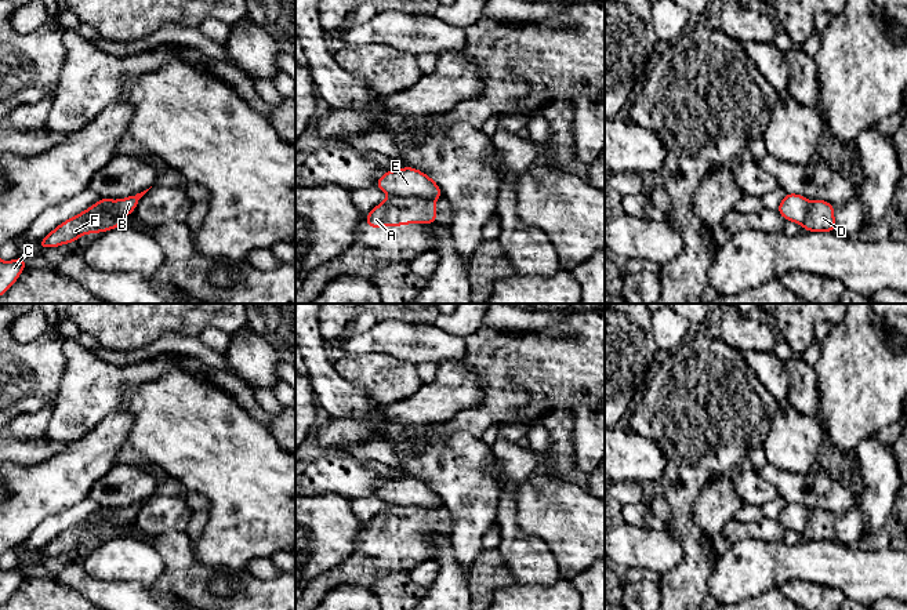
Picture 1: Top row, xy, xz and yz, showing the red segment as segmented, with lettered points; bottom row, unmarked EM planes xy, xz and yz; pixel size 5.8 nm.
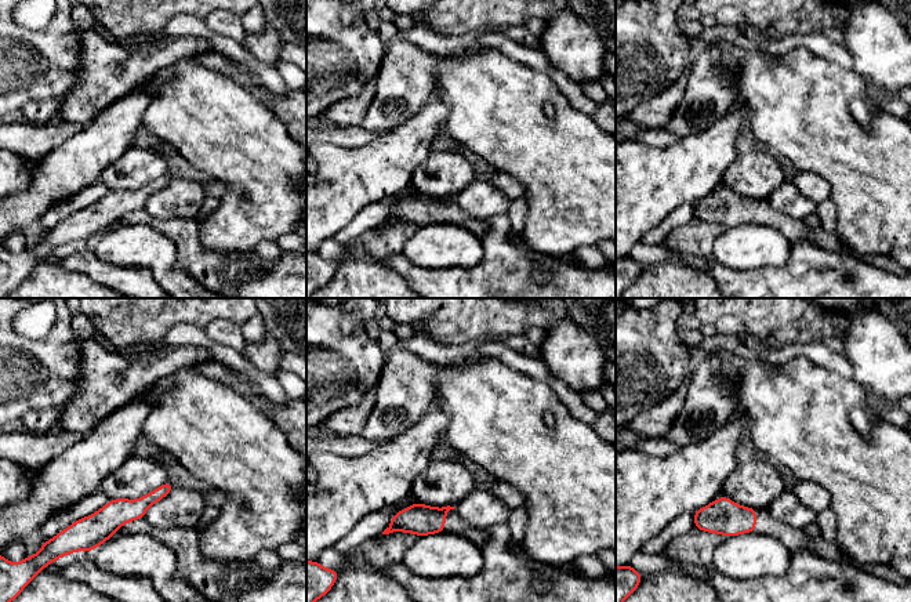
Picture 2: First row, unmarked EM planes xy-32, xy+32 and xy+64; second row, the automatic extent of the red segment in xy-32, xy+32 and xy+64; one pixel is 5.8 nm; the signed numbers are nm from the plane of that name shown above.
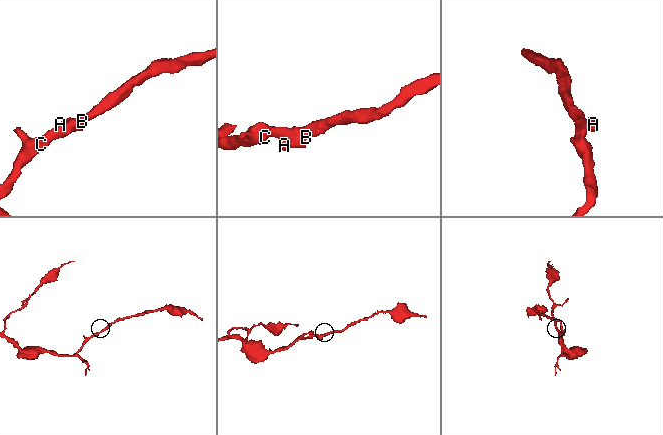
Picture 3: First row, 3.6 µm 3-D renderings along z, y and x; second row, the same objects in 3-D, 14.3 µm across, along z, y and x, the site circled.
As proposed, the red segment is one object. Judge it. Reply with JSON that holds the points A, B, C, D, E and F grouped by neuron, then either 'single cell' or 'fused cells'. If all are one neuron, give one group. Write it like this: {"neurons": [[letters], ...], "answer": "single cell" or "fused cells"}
{"neurons": [["A", "D"], ["B", "C", "E", "F"]], "answer": "fused cells"}

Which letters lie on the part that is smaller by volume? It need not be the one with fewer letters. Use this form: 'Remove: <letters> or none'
Remove: A, D

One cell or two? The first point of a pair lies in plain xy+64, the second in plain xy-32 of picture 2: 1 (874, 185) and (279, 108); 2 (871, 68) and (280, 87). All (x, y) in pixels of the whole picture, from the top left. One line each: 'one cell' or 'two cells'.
1: two cells
2: two cells

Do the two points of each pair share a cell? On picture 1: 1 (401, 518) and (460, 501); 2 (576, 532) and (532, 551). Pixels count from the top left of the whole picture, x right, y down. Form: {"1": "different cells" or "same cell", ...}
{"1": "different cells", "2": "different cells"}

